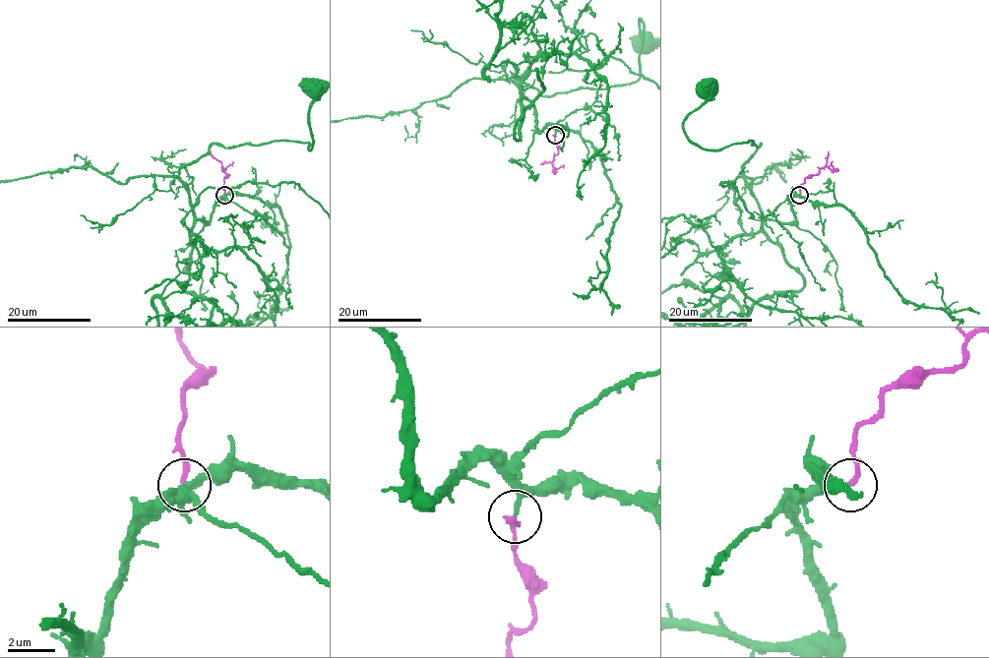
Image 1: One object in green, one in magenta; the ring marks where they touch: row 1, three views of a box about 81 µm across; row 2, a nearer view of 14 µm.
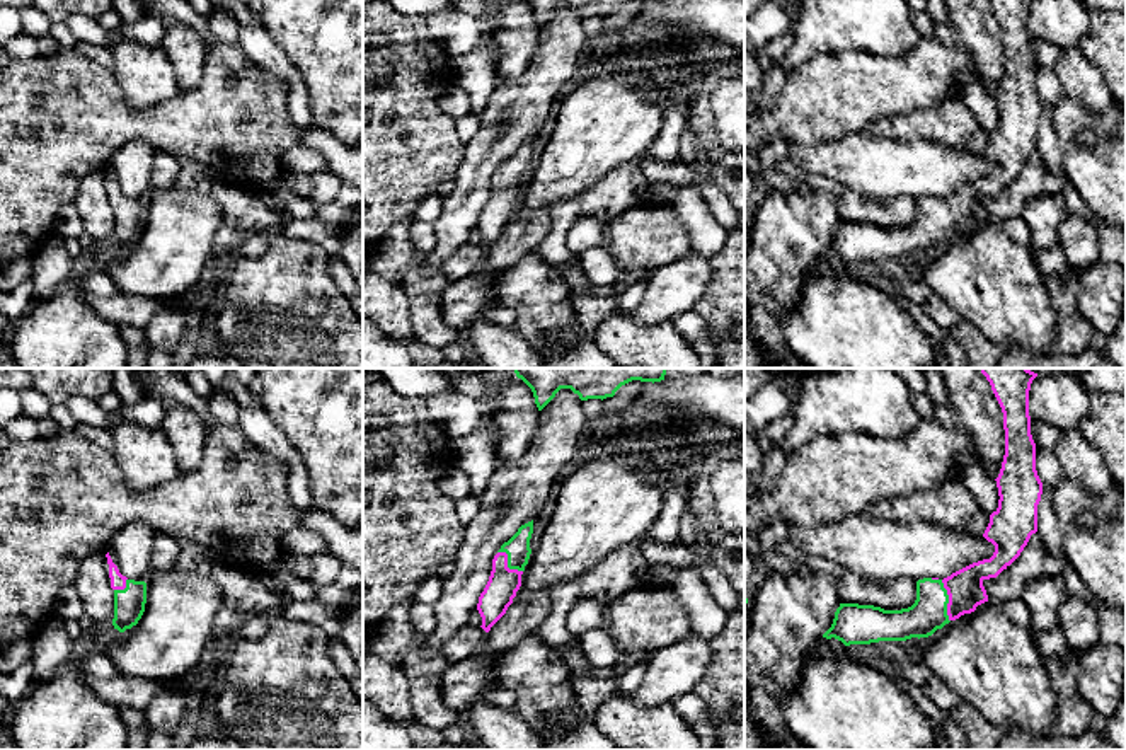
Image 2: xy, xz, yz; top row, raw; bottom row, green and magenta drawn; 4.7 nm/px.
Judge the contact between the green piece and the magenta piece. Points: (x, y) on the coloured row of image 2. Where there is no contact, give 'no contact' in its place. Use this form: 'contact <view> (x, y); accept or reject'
contact yz (947, 600); accept

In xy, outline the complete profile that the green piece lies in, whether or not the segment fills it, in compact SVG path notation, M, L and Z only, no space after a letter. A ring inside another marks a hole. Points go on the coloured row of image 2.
M109 552L106 554L109 564L111 588L114 590L114 619L112 626L119 632L138 624L145 612L146 583L135 581L123 576L112 562Z

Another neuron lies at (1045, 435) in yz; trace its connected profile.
M1031 419L1031 435L1036 448L1054 448L1060 438L1060 430L1049 423Z

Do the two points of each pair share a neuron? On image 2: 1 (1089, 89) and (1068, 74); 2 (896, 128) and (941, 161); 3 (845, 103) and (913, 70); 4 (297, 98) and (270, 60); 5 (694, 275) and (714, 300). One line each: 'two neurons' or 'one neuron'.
1: one neuron
2: two neurons
3: one neuron
4: one neuron
5: two neurons

